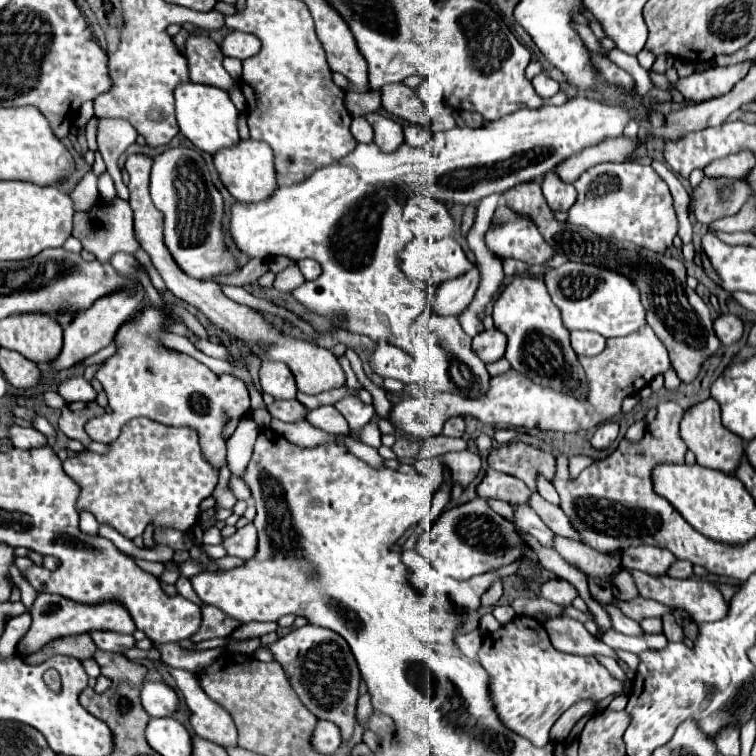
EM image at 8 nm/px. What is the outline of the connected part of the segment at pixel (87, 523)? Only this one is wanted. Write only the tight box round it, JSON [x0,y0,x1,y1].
[79,510,99,534]

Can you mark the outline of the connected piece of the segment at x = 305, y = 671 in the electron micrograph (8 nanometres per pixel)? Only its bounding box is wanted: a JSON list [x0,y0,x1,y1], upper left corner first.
[269,624,359,742]

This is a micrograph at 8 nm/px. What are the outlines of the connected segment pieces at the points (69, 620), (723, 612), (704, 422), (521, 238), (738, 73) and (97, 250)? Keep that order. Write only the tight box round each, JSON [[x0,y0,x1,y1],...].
[[17,592,135,656],[629,570,729,624],[681,398,745,474],[485,204,555,264],[677,62,751,102],[73,196,139,262]]

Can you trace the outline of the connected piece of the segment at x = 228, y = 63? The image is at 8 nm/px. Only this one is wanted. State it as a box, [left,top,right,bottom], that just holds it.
[223,58,243,80]

